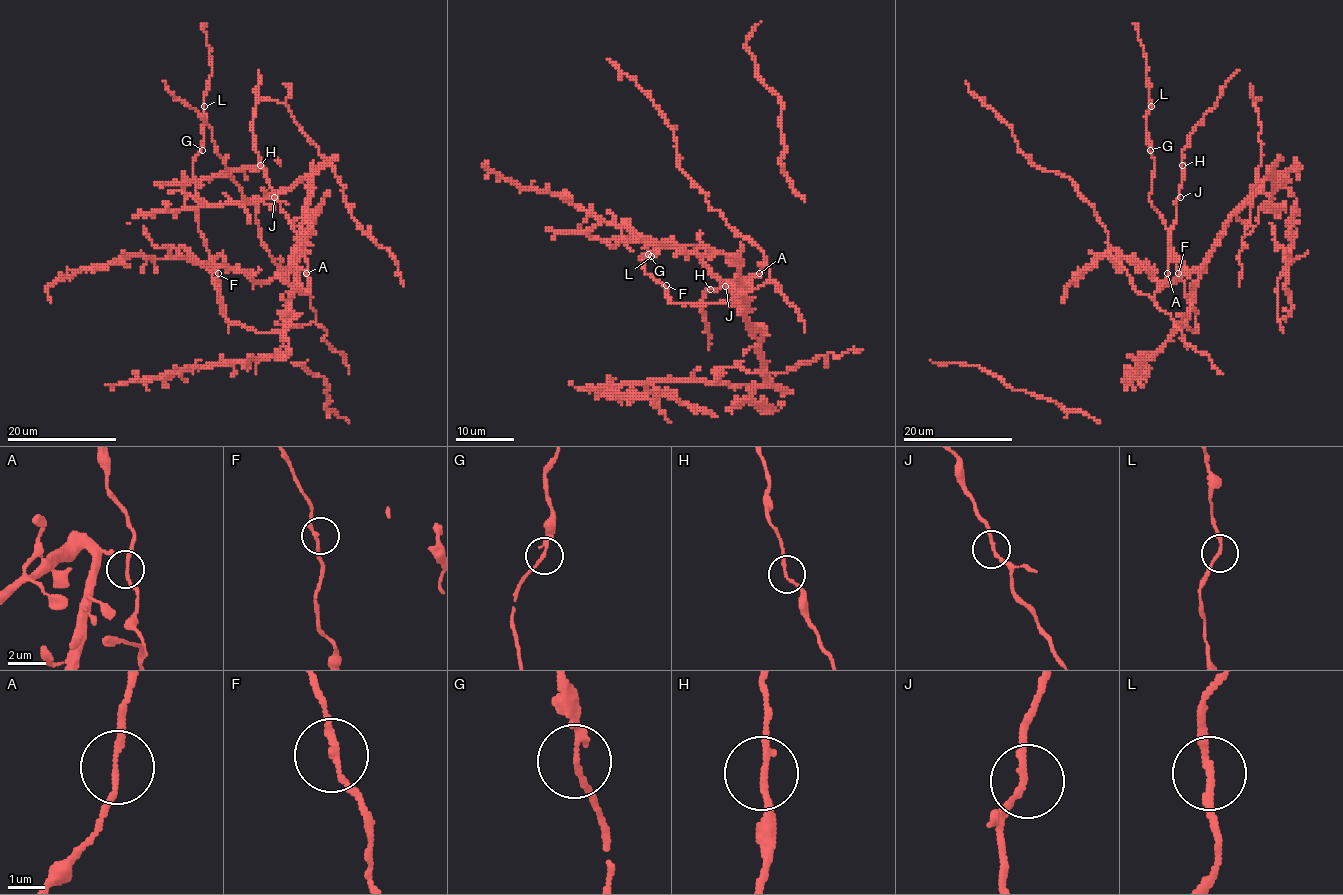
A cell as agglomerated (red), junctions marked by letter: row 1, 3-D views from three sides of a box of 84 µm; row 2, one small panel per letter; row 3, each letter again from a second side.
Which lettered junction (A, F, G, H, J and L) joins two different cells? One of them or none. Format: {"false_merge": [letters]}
{"false_merge": []}

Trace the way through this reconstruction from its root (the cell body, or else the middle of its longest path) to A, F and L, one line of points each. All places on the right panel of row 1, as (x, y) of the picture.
A: (1197, 284), (1189, 317), (1178, 325), (1154, 300), (1167, 273)
F: (1197, 284), (1189, 317), (1178, 325), (1193, 332), (1197, 331), (1196, 310), (1187, 298), (1184, 281), (1178, 273)
L: (1197, 284), (1178, 325), (1193, 332), (1196, 310), (1148, 198), (1151, 106)

